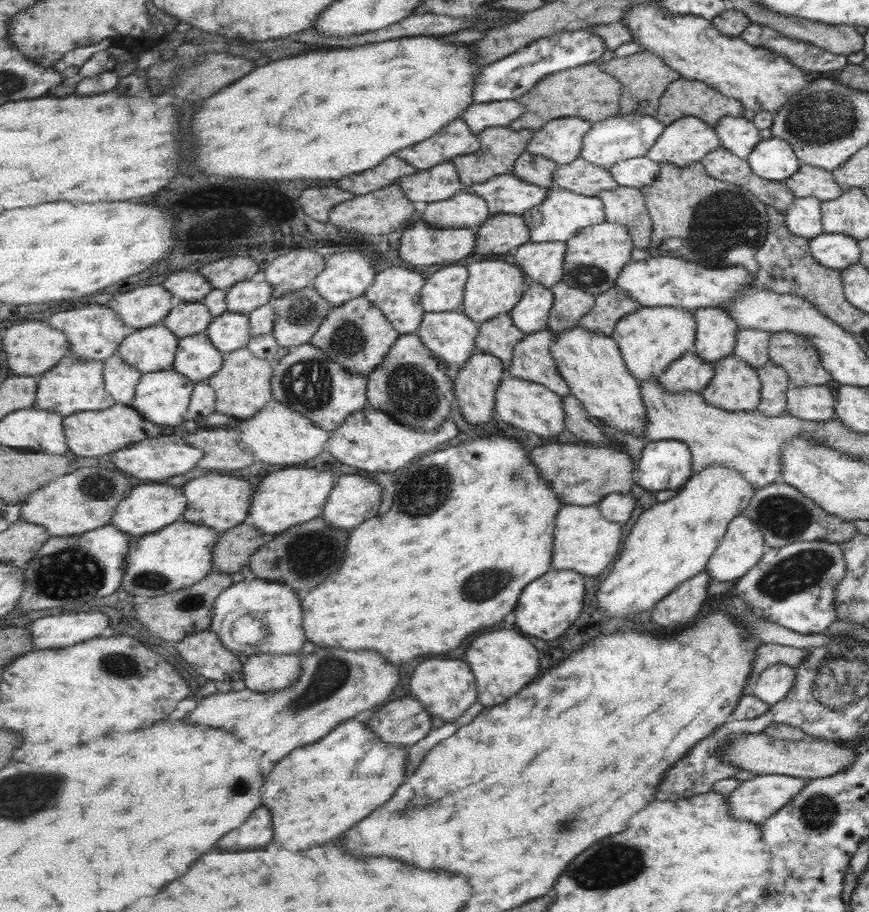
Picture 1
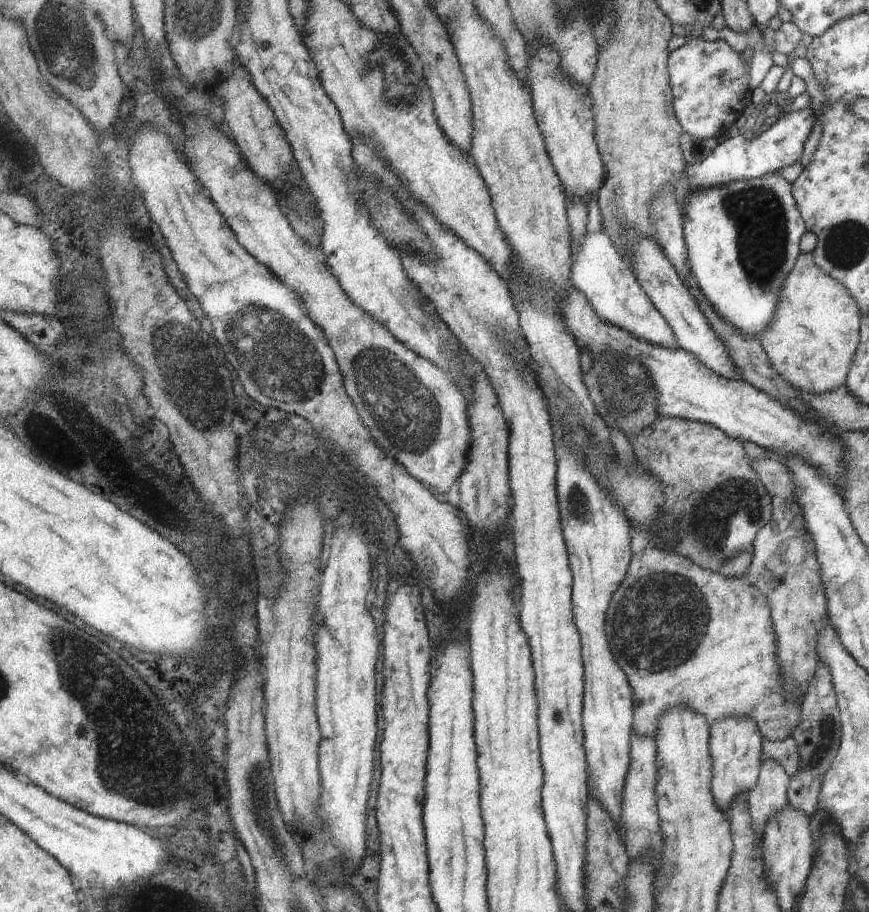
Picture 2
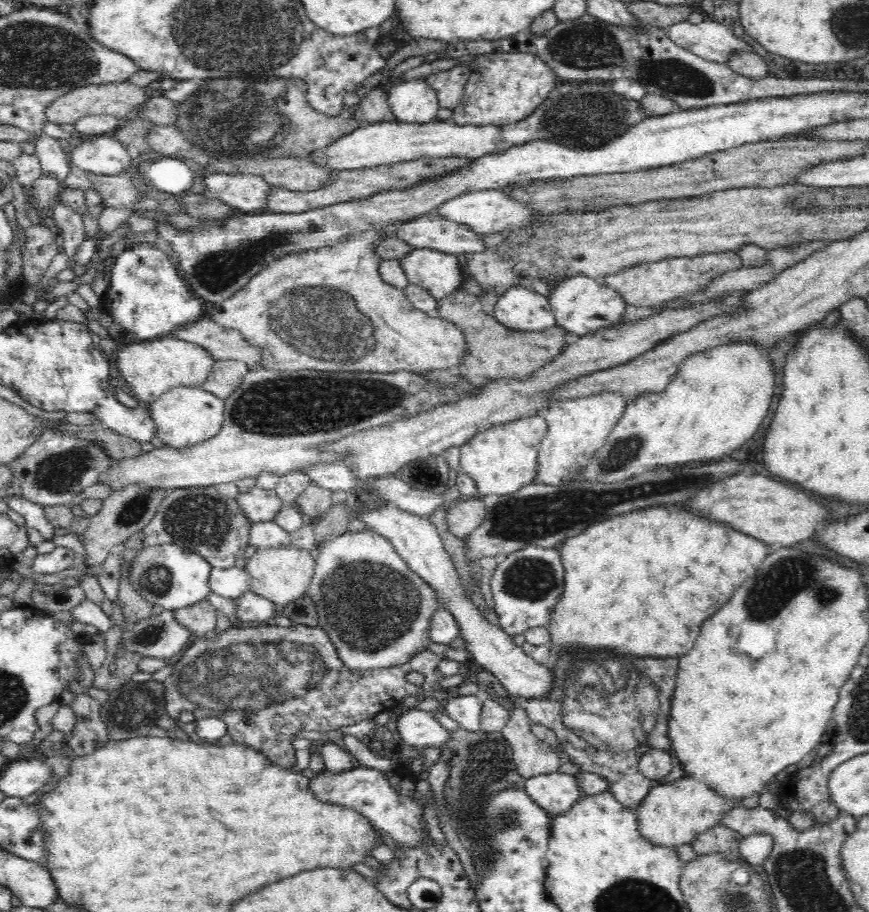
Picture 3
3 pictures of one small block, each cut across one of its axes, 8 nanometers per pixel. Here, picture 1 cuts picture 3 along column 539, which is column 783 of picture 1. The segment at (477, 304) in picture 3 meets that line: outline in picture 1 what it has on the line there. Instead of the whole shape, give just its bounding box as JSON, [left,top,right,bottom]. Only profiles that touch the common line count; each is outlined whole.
[767,332,831,388]

